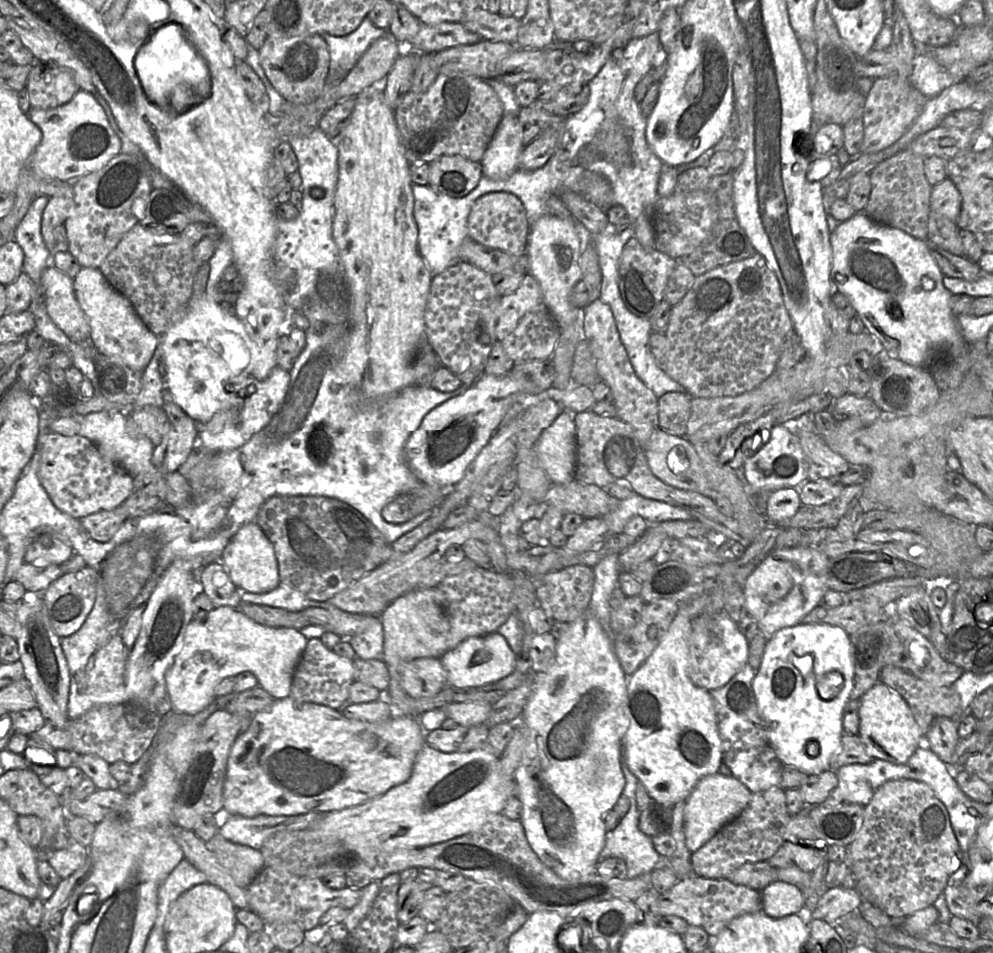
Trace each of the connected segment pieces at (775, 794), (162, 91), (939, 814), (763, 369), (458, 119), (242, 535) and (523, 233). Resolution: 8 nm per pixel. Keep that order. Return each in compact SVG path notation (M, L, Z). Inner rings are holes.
M771 787L766 791L751 793L745 809L691 854L693 874L709 879L727 879L745 863L767 861L784 843L785 829L790 817L783 788Z
M175 25L160 28L154 33L150 41L139 49L134 66L149 99L156 105L173 111L182 111L198 103L200 94L184 88L202 83L207 78L205 66L185 43Z
M900 779L887 781L864 807L863 817L843 861L850 870L862 901L882 910L892 919L904 919L935 902L948 884L948 876L960 868L964 854L955 837L945 805L927 784Z
M758 252L747 259L721 265L696 276L690 290L679 303L671 308L668 327L664 334L668 340L668 351L666 363L661 368L670 378L681 384L688 394L701 398L735 396L755 388L775 371L777 362L787 342L790 342L790 340L794 342L797 339L791 317L784 305L778 278L769 267L766 259Z
M461 72L438 74L425 92L406 92L394 113L405 157L411 165L430 164L445 155L459 155L481 163L504 117L502 103L490 84Z
M256 522L242 526L224 548L221 563L241 592L266 593L280 584L278 563L273 545Z
M493 192L479 197L467 220L468 238L485 247L519 256L526 253L530 222L522 202L508 192Z

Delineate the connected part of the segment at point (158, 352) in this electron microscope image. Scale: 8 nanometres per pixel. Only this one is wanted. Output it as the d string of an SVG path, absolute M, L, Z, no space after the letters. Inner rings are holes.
M158 344L151 362L143 371L141 391L131 406L131 410L149 406L163 406L165 382L161 374L163 376L163 355L162 346Z

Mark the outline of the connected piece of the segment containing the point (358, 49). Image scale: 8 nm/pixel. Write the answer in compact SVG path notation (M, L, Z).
M365 17L358 28L346 36L321 36L327 43L330 54L326 84L338 85L355 67L370 45L387 32L388 29L376 27Z

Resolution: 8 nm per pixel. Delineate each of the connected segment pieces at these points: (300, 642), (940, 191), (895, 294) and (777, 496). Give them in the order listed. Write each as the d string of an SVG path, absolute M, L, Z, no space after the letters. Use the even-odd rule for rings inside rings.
M229 606L214 608L203 619L192 619L186 628L181 647L165 676L172 712L190 716L203 712L215 701L216 686L224 678L237 677L242 672L253 673L259 686L275 700L289 697L293 674L308 640L299 630L262 626L246 617L238 608Z
M950 178L932 188L930 210L952 222L957 222L962 206L962 197Z
M857 212L850 219L840 222L830 233L831 280L836 291L848 297L866 331L876 336L892 357L919 368L928 368L941 350L964 350L958 316L954 315L950 305L954 294L944 286L944 274L933 259L928 242L878 223L864 212Z
M781 488L771 492L763 502L763 514L769 522L784 522L802 507L795 488Z

